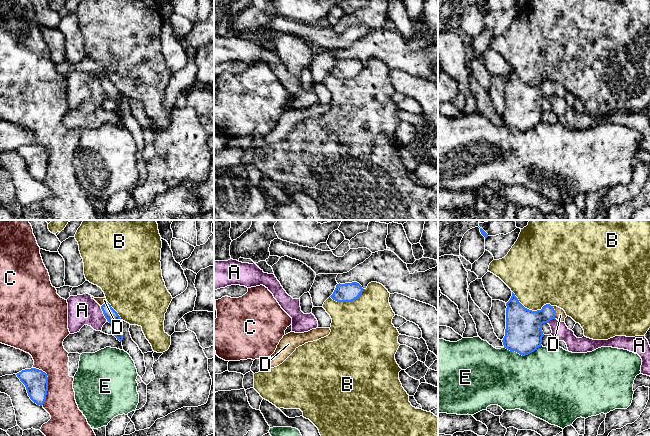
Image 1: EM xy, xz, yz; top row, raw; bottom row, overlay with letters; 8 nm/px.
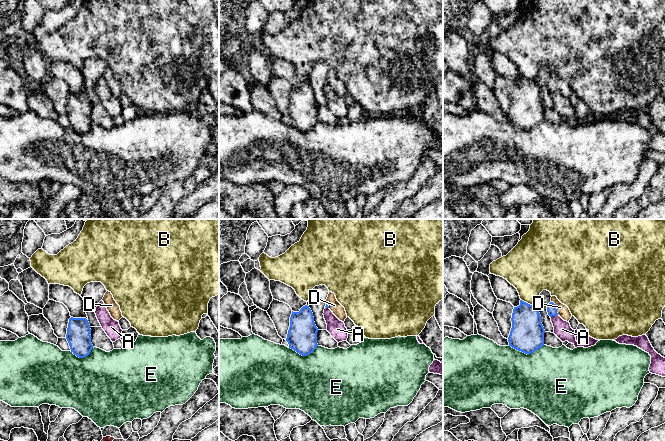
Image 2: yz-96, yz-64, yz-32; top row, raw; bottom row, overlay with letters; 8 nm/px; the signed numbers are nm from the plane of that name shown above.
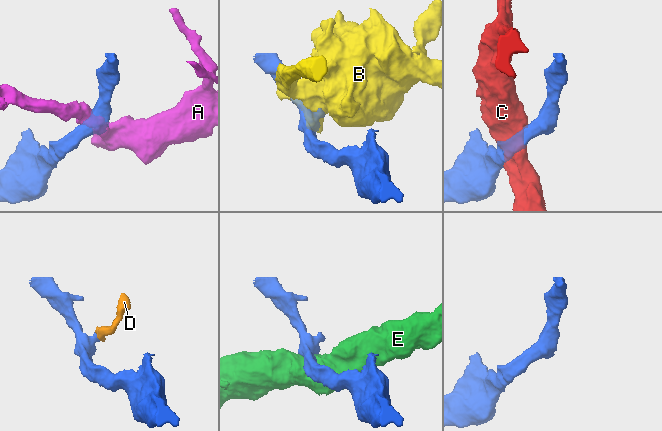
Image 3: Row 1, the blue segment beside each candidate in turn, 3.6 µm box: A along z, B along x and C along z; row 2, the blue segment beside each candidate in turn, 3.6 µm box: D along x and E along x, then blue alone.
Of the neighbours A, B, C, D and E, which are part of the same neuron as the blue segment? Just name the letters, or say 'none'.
D

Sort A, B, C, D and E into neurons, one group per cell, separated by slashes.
A / B / C / D / E

